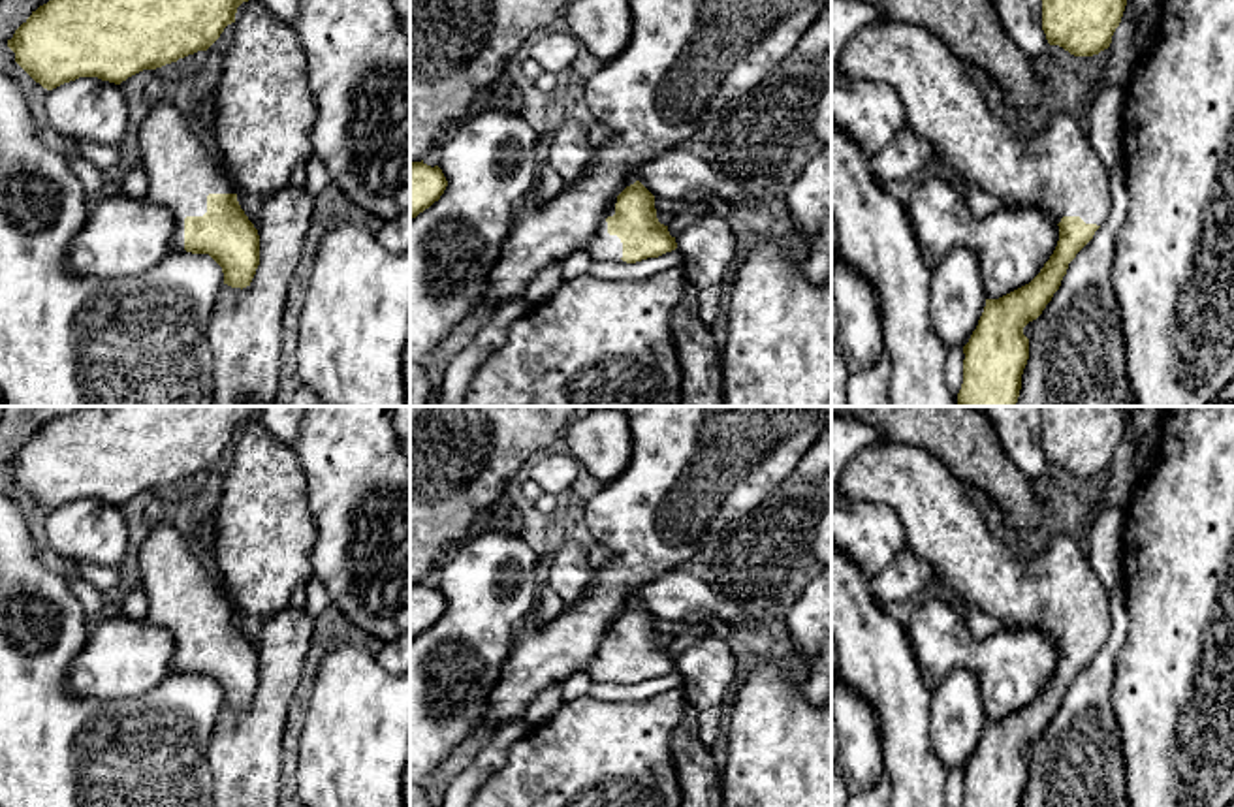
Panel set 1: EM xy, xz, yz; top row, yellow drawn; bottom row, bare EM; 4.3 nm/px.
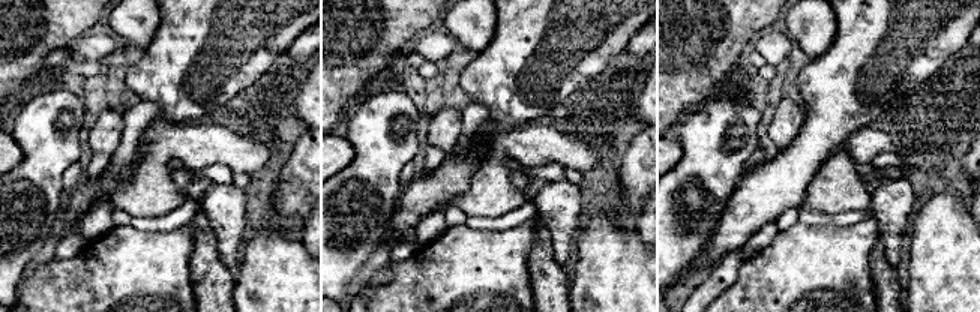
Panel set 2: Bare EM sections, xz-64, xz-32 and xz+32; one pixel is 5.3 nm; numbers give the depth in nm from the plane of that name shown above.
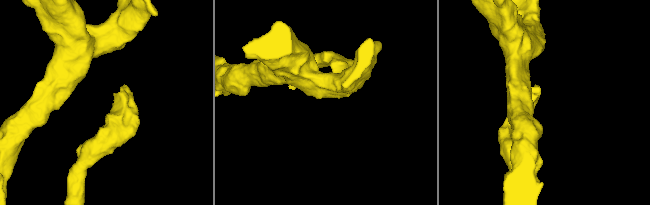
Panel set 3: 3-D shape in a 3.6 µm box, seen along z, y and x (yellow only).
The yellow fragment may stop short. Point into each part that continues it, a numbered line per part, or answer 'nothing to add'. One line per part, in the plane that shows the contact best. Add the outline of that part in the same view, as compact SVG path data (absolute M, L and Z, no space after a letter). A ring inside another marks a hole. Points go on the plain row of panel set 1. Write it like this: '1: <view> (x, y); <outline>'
1: xy (181, 595); M173 521L158 523L141 546L141 587L149 600L147 621L171 632L175 655L171 668L184 672L184 640L207 634L209 615L235 615L231 604L216 589L209 572L188 546L182 530Z

